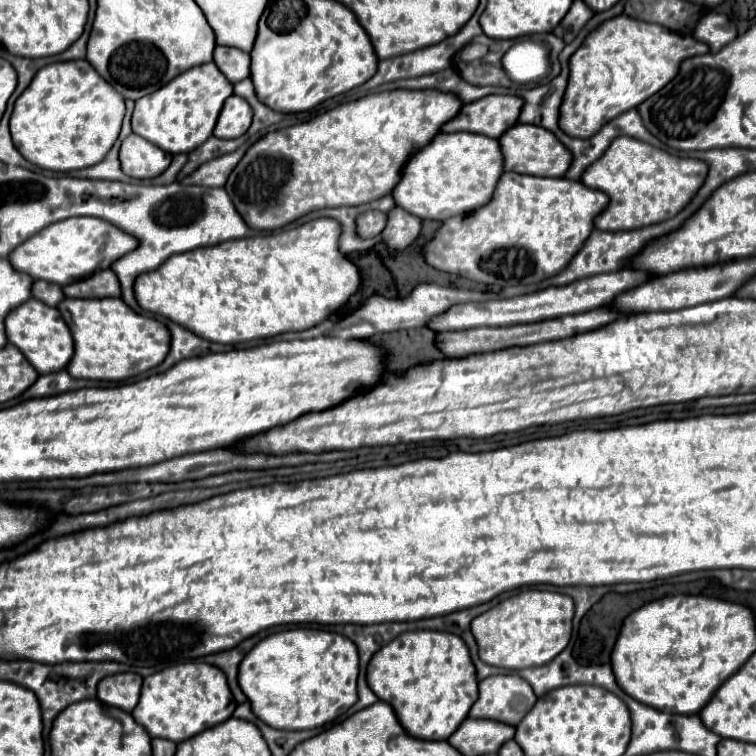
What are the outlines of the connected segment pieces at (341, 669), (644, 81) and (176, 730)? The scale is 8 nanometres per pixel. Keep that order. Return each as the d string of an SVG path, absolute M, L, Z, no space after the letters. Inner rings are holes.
M295 628L271 634L263 638L241 662L239 666L239 686L251 702L251 708L257 718L275 726L279 730L311 730L327 722L333 722L345 714L357 702L357 674L359 674L359 654L357 654L357 672L355 672L355 644L335 632L313 630L313 628Z
M625 14L603 22L569 60L571 76L561 104L561 130L575 138L591 138L611 118L637 108L669 84L685 58L707 52L709 46L697 42L693 36L671 32L659 24L633 20Z
M183 662L147 676L141 688L141 700L131 714L153 738L183 742L229 720L235 706L237 702L227 686L227 678L217 666L205 662Z

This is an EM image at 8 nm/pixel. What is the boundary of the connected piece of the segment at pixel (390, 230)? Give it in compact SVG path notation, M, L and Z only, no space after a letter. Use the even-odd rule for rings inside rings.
M393 208L387 214L387 226L383 230L383 242L391 250L405 250L421 232L421 218L413 216L403 208Z

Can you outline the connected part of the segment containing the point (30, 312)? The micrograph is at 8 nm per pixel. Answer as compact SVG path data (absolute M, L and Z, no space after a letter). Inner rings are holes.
M31 298L25 304L21 304L19 308L15 308L7 316L5 328L7 328L9 344L17 346L39 374L51 374L51 372L65 370L69 360L73 358L73 350L75 350L73 336L71 336L69 326L65 324L65 320L61 318L61 312L35 298Z

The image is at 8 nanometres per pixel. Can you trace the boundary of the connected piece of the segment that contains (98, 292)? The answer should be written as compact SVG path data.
M103 270L85 280L65 286L63 292L69 298L107 298L107 296L119 298L121 286L119 286L119 278L113 270Z

